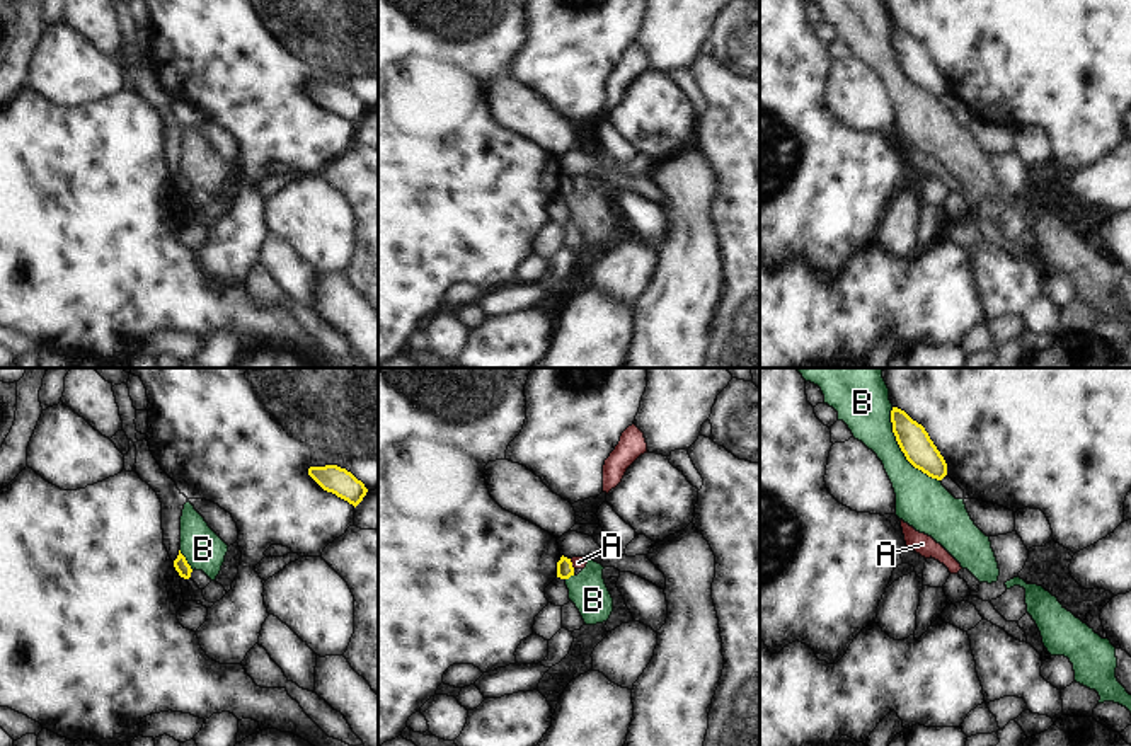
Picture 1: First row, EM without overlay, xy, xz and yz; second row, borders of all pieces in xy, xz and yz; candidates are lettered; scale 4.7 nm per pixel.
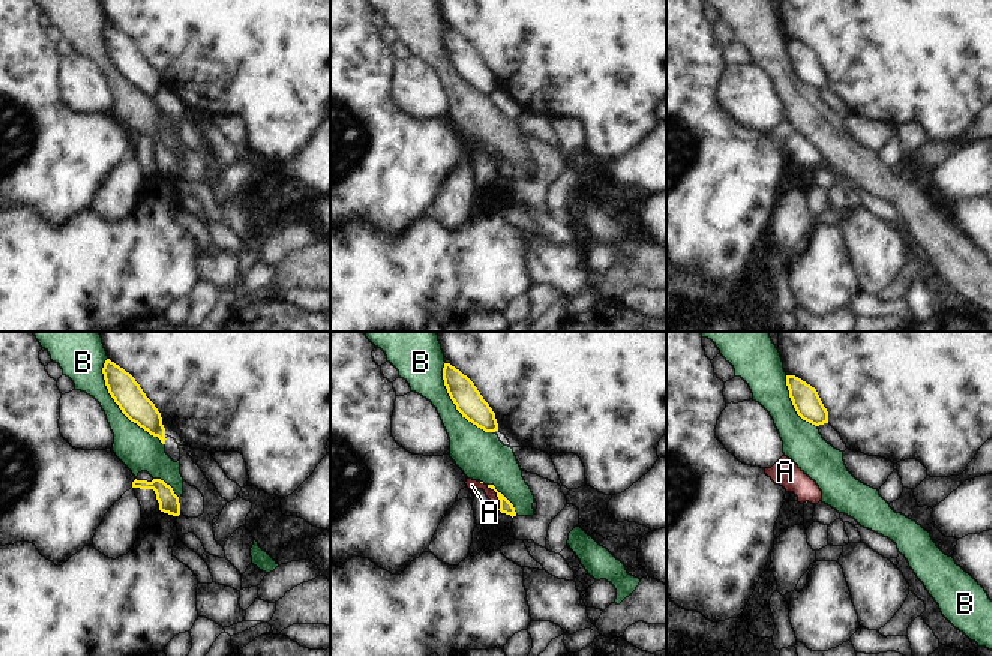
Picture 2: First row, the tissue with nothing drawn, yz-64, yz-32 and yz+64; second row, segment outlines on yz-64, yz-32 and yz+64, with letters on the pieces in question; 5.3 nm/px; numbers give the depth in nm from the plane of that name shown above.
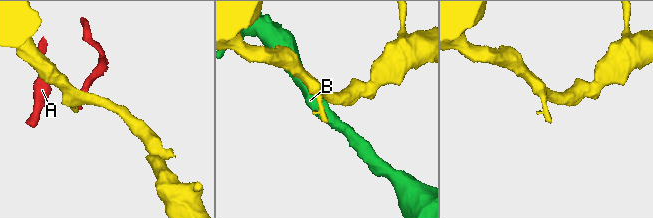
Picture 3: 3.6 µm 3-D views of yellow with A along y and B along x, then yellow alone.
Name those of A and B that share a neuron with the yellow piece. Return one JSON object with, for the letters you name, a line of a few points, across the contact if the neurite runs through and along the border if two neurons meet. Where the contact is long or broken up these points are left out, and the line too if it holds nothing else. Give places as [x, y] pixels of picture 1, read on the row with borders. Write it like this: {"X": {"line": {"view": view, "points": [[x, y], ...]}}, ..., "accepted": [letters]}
{"accepted": []}

